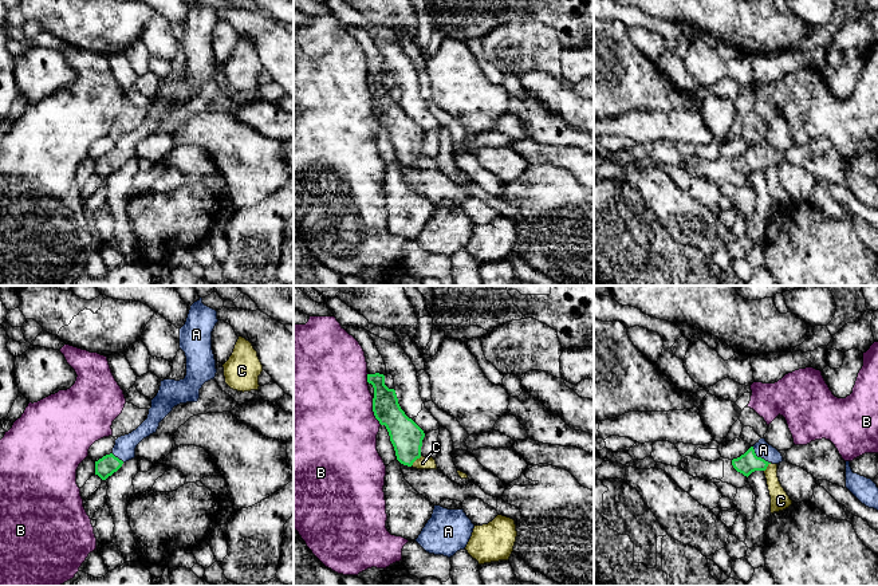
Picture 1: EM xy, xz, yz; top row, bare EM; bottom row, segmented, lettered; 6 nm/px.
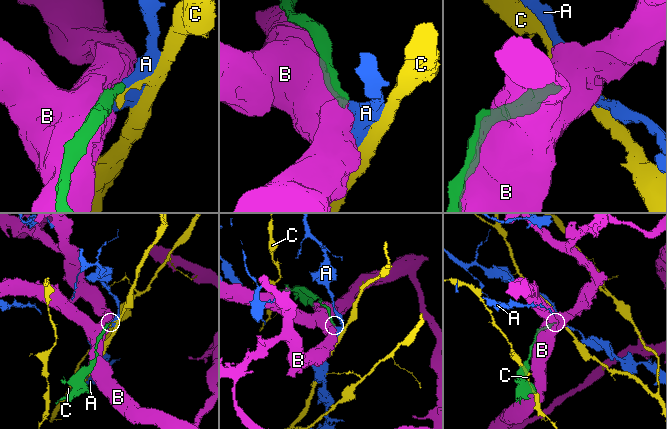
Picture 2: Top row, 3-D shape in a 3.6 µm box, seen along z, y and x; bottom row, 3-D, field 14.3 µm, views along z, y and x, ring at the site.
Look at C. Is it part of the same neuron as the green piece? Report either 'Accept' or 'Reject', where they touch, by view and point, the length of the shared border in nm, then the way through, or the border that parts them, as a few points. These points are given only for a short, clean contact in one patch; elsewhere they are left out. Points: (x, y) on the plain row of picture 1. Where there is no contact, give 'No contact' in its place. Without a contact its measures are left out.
Reject. Touches green at xz (416, 158). Shared border 90 nm. Boundary: xz (421, 156), (410, 165)

